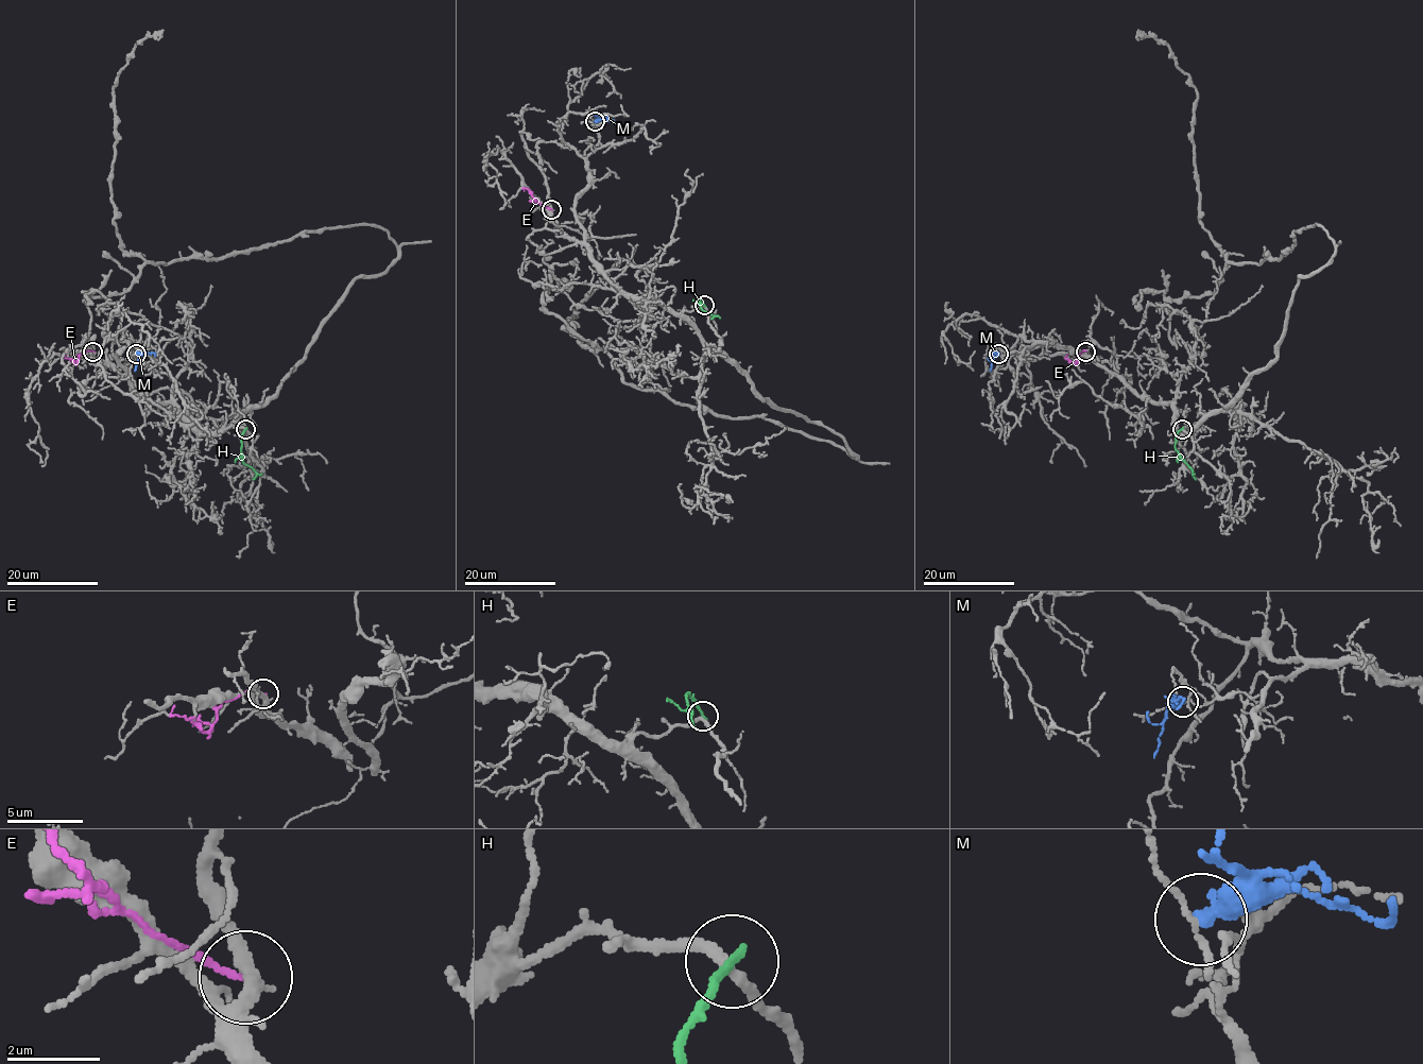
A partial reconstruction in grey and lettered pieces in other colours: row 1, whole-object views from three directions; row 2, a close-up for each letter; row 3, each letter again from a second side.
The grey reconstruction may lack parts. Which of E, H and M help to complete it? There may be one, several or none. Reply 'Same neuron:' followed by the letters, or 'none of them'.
Same neuron: none of them

